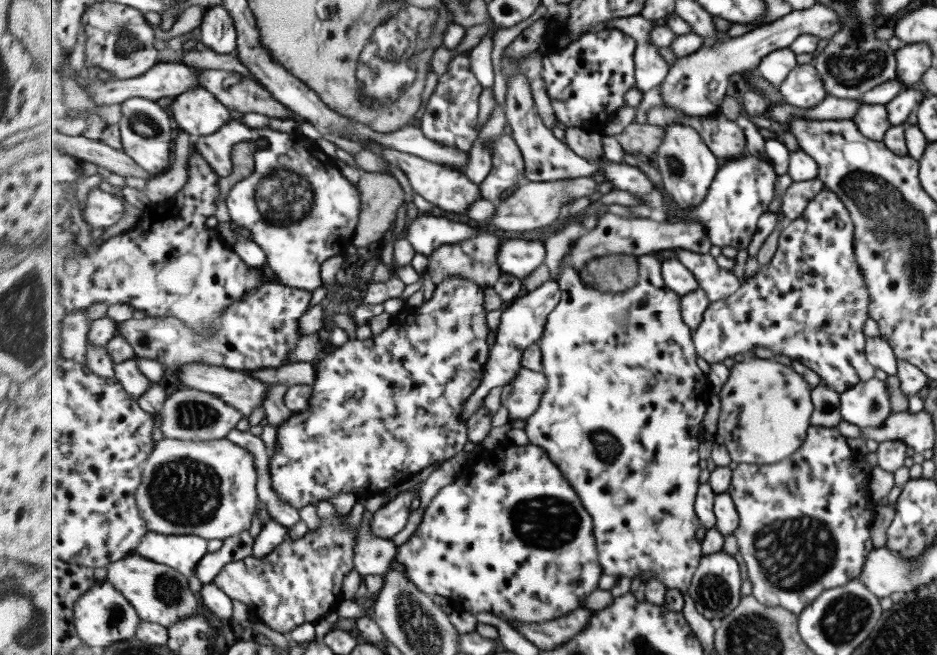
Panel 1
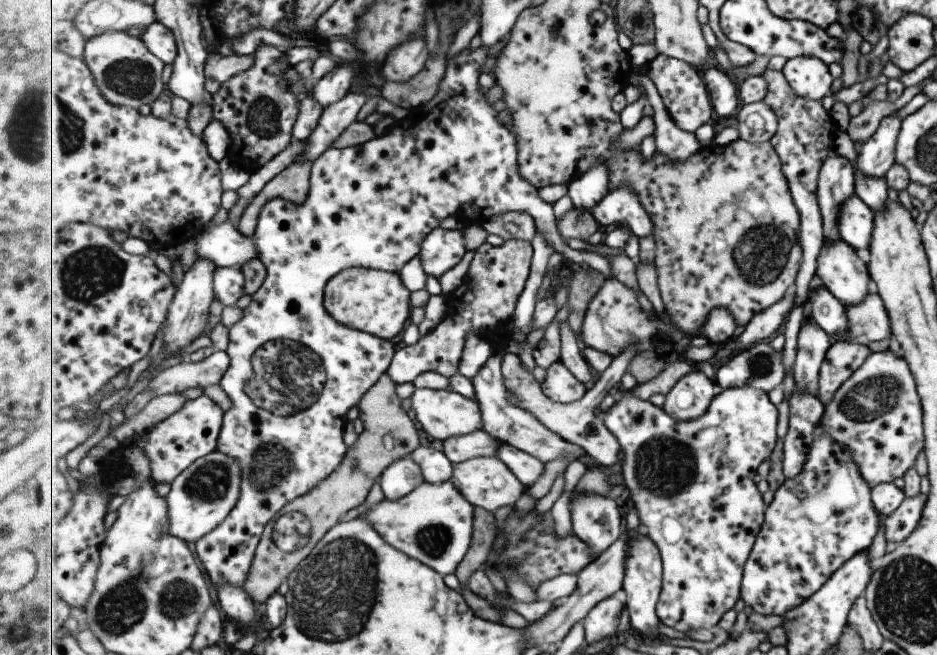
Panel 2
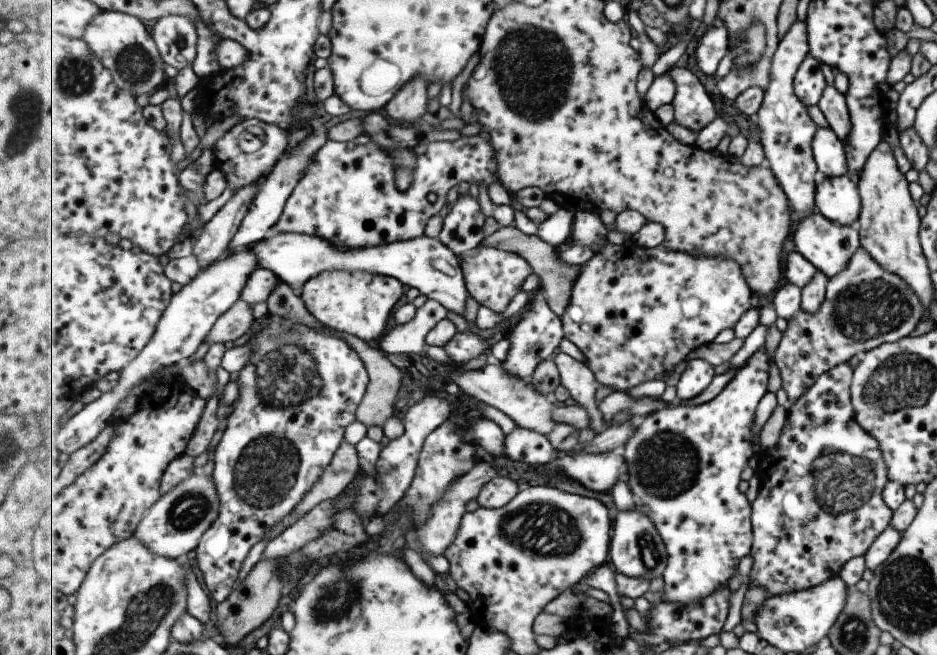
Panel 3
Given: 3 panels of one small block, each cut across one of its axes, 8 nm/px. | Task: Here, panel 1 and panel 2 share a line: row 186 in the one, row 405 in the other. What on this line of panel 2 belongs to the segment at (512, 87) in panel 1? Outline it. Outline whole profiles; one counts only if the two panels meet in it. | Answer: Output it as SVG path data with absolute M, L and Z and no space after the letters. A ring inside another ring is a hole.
M745 386L743 388L725 389L724 392L721 392L721 395L713 400L712 407L709 408L709 412L705 416L687 422L679 422L677 418L667 414L663 407L655 406L649 400L641 400L635 394L620 398L607 412L602 413L601 417L606 422L607 428L622 443L624 459L621 467L625 485L630 491L630 497L636 506L638 516L645 530L648 531L647 535L657 544L661 552L664 576L662 594L656 607L661 623L681 633L699 628L713 632L717 624L721 622L723 614L734 609L737 602L742 599L741 590L744 583L746 565L766 520L768 506L763 502L763 494L757 488L755 476L757 476L757 468L773 455L777 447L777 440L779 440L779 436L777 436L777 418L779 418L777 406L769 400L769 394L763 392L763 390L753 388L753 386Z

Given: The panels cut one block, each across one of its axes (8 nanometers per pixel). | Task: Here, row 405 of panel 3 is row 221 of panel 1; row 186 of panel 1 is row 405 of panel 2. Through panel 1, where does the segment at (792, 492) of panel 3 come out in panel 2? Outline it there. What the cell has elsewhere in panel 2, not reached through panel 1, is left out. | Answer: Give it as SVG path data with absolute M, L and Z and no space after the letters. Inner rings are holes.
M855 341L831 342L821 362L817 378L817 399L822 406L833 398L833 392L864 364L870 354L867 346L856 344Z

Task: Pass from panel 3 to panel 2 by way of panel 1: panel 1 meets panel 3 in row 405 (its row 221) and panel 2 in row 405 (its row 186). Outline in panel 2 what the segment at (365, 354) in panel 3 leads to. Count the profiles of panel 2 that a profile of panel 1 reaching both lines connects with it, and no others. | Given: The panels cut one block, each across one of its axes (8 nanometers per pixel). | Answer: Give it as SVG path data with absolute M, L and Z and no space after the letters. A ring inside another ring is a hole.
M388 371L377 382L376 387L361 400L358 410L361 414L364 431L360 434L357 444L348 449L341 466L327 480L317 484L317 487L313 488L311 492L307 492L304 496L299 496L296 500L289 502L280 513L285 514L285 512L299 510L313 522L313 534L311 534L309 544L301 550L291 552L291 554L287 554L287 552L283 554L281 550L269 550L268 530L273 526L273 522L268 523L260 547L257 548L256 559L253 560L252 571L245 587L247 594L253 596L255 604L262 608L265 607L267 600L279 590L283 580L288 580L295 568L300 567L312 555L313 548L316 548L317 544L339 524L339 518L345 516L349 510L361 506L367 500L375 480L380 478L393 462L407 457L421 446L415 422L403 410L401 398L397 394L397 384L391 380Z

